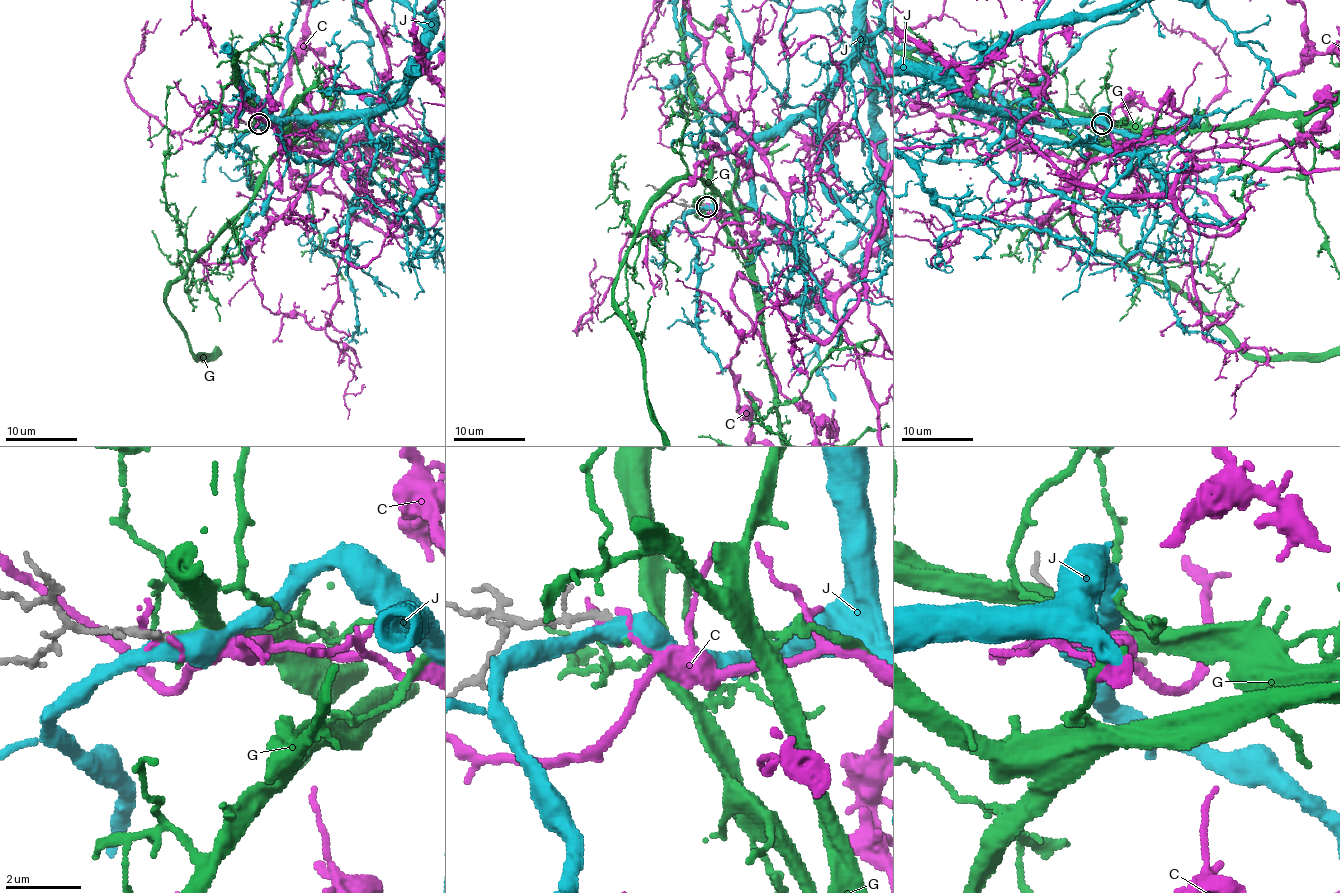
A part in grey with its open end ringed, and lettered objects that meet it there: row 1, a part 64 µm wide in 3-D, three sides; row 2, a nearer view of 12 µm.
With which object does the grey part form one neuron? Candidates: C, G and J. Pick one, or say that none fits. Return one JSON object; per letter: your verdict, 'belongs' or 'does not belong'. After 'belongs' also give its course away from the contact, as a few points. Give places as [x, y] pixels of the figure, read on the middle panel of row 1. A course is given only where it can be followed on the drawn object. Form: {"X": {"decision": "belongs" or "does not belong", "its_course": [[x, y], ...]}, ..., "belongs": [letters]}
{"C": {"decision": "does not belong"}, "G": {"decision": "belongs", "its_course": [[706, 206], [745, 258], [740, 217], [702, 179], [677, 179], [648, 208], [614, 287]]}, "J": {"decision": "does not belong"}, "belongs": ["G"]}

